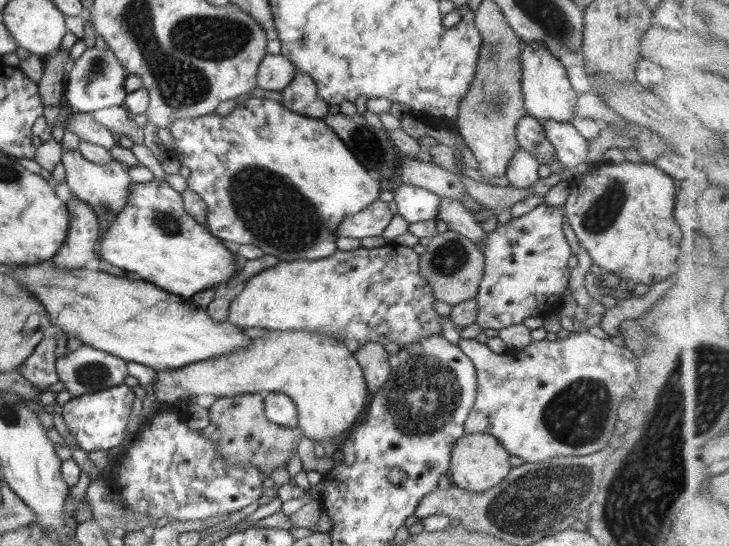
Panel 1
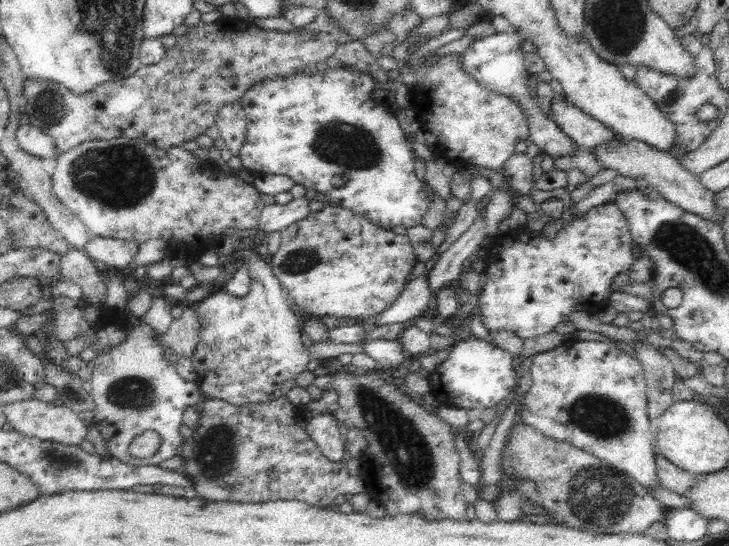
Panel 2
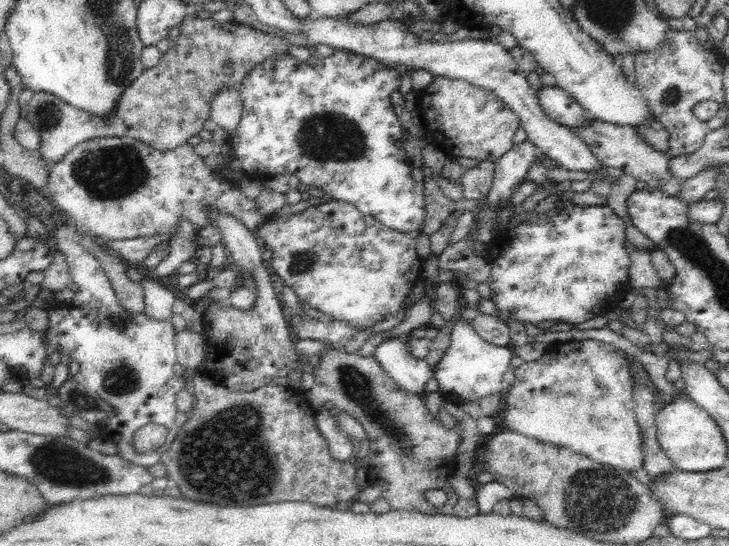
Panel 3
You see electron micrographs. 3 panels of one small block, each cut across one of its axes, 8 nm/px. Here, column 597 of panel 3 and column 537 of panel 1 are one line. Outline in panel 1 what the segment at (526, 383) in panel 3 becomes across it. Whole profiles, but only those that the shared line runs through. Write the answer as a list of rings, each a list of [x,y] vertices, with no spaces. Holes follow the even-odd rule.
[[[573,333],[568,338],[552,340],[533,340],[529,347],[518,350],[507,350],[505,354],[496,354],[492,352],[486,344],[480,344],[475,339],[460,339],[457,345],[468,358],[471,359],[477,373],[477,396],[474,407],[465,422],[465,432],[486,433],[494,436],[499,443],[506,449],[508,454],[519,456],[524,463],[537,463],[553,459],[556,456],[586,456],[598,452],[606,446],[616,428],[614,424],[617,418],[617,409],[622,400],[632,399],[637,385],[637,356],[627,347],[620,347],[613,344],[608,339],[596,338],[589,333]]]

